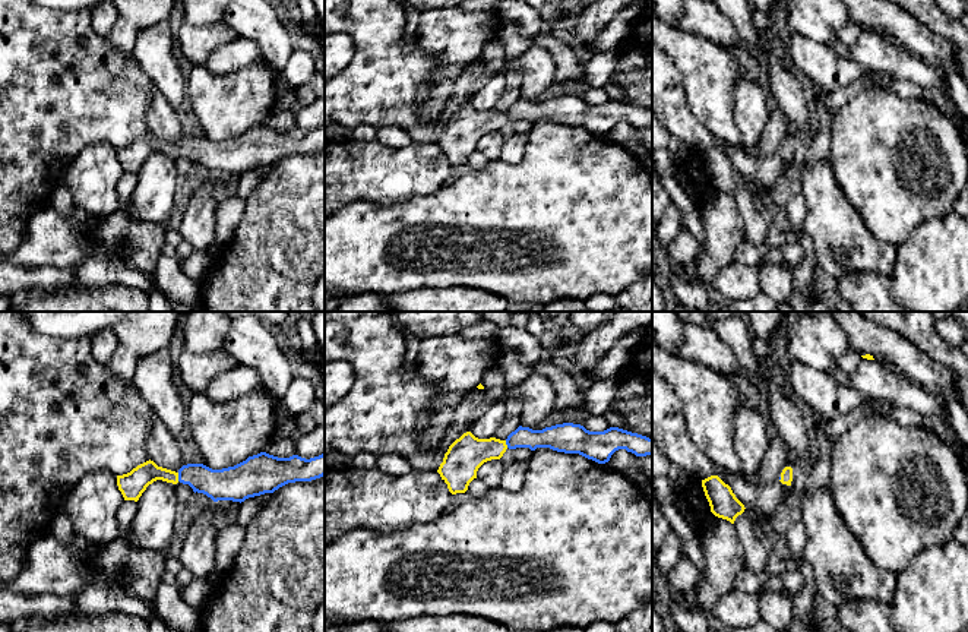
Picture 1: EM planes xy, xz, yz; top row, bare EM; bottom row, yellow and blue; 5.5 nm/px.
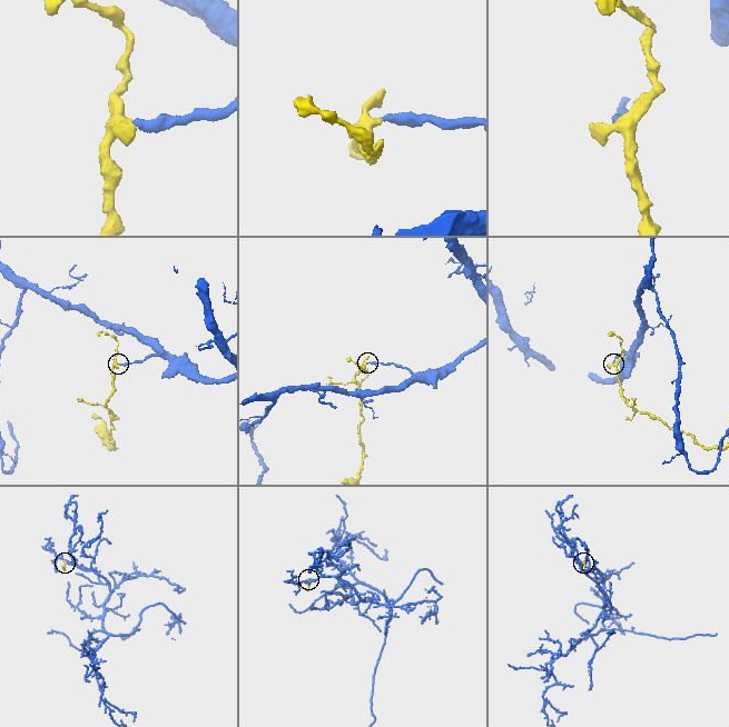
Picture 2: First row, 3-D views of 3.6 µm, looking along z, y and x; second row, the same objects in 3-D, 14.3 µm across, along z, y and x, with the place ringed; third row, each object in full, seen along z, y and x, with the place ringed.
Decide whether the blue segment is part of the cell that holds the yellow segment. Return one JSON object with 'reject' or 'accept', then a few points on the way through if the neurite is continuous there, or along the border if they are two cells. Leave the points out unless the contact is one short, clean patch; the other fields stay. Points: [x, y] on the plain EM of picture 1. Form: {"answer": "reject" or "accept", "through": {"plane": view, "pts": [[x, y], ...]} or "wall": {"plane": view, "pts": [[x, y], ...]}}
{"answer": "accept", "through": {"plane": "xy", "pts": [[133, 155], [144, 147], [177, 149], [199, 149], [220, 157]]}}

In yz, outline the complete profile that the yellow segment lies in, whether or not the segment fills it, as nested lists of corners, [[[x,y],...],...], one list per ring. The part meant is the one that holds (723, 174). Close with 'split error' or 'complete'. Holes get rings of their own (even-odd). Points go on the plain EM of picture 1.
[[[718,148],[702,152],[702,159],[715,189],[734,196],[736,190],[744,184],[744,177]]]; complete

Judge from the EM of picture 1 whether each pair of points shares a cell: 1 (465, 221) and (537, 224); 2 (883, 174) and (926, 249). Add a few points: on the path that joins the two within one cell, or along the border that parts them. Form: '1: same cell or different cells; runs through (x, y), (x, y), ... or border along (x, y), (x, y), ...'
1: same cell; runs through (483, 224), (519, 224)
2: different cells; border along (945, 214), (924, 220), (898, 247)

